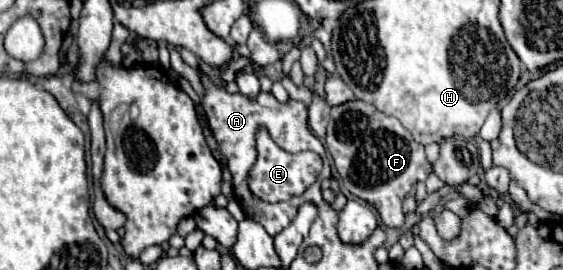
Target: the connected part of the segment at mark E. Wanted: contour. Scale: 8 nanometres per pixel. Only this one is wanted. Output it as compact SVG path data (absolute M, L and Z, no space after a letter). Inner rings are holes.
M266 130L258 132L256 144L258 144L258 158L248 172L248 186L250 186L250 192L254 192L254 196L258 196L260 200L282 202L292 196L300 196L310 184L314 184L314 180L322 170L322 158L316 152L288 154L286 150L274 144L274 140L268 136Z

